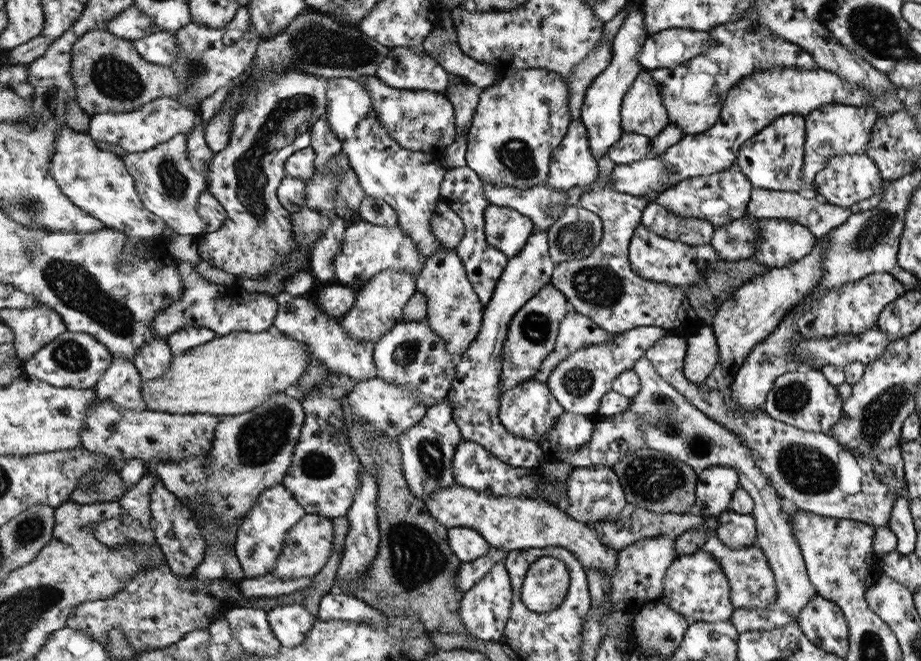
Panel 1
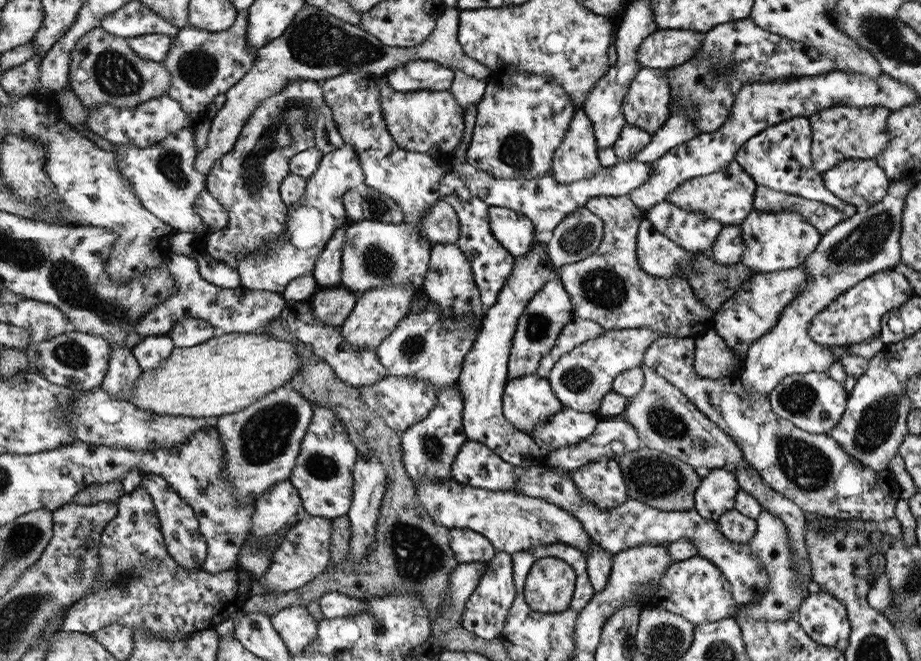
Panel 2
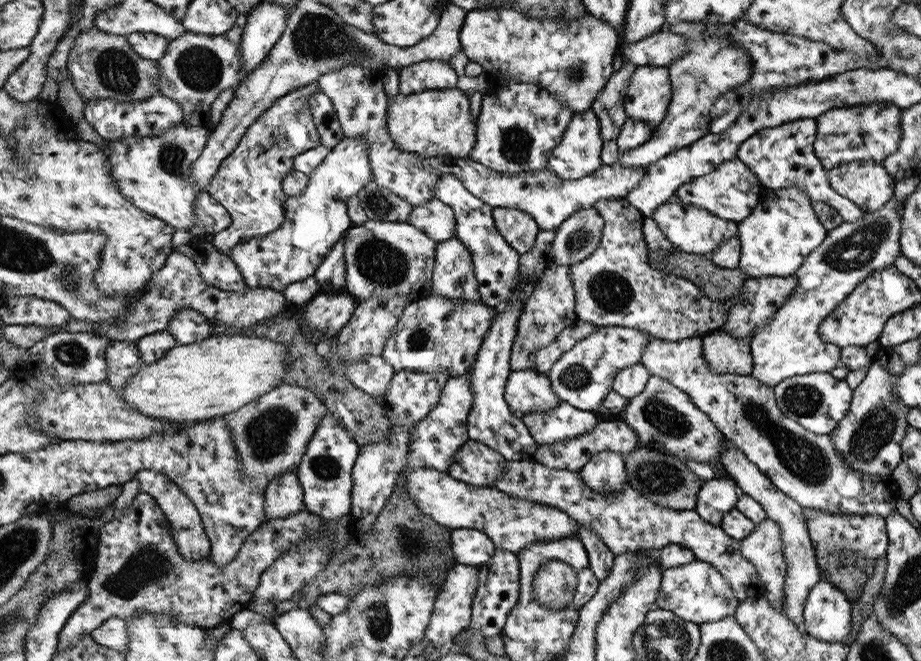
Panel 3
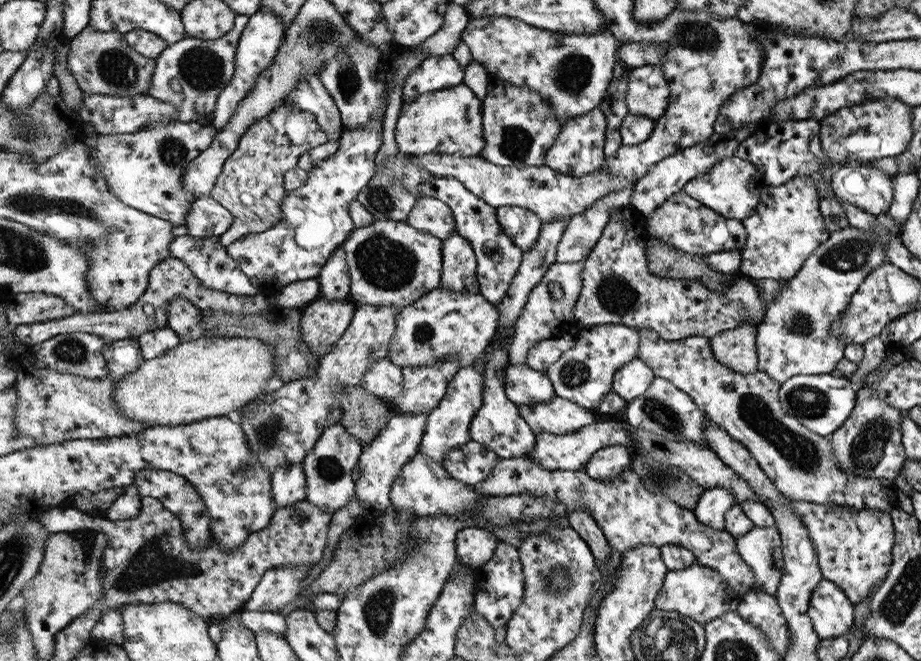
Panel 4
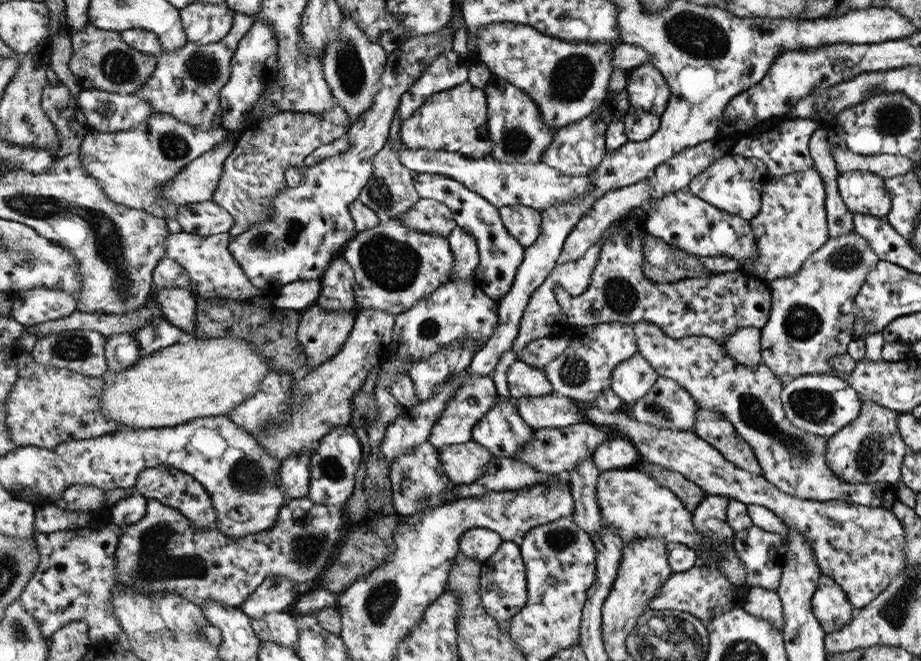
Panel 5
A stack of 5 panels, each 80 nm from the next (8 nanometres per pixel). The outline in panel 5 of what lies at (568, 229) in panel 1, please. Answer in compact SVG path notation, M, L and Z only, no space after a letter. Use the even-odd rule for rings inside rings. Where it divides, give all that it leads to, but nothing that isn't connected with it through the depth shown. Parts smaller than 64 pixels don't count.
M647 178L636 184L622 187L604 194L592 205L592 210L588 210L588 214L584 214L580 221L575 224L575 228L571 230L564 241L563 250L560 253L557 264L564 264L570 261L577 261L584 256L591 246L600 241L611 229L611 225L618 222L628 215L633 209L639 207L644 201L651 199L650 187Z

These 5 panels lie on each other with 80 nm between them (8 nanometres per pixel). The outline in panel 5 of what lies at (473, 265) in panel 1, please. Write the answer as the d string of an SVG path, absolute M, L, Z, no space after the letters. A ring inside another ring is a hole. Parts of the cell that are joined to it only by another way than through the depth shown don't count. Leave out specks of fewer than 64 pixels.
M414 173L415 189L421 198L436 199L451 208L455 221L460 228L476 239L479 252L479 265L474 271L478 287L497 302L502 300L514 284L519 266L526 256L526 247L504 226L499 208L492 206L483 195L476 194L457 180L446 176L428 173Z

